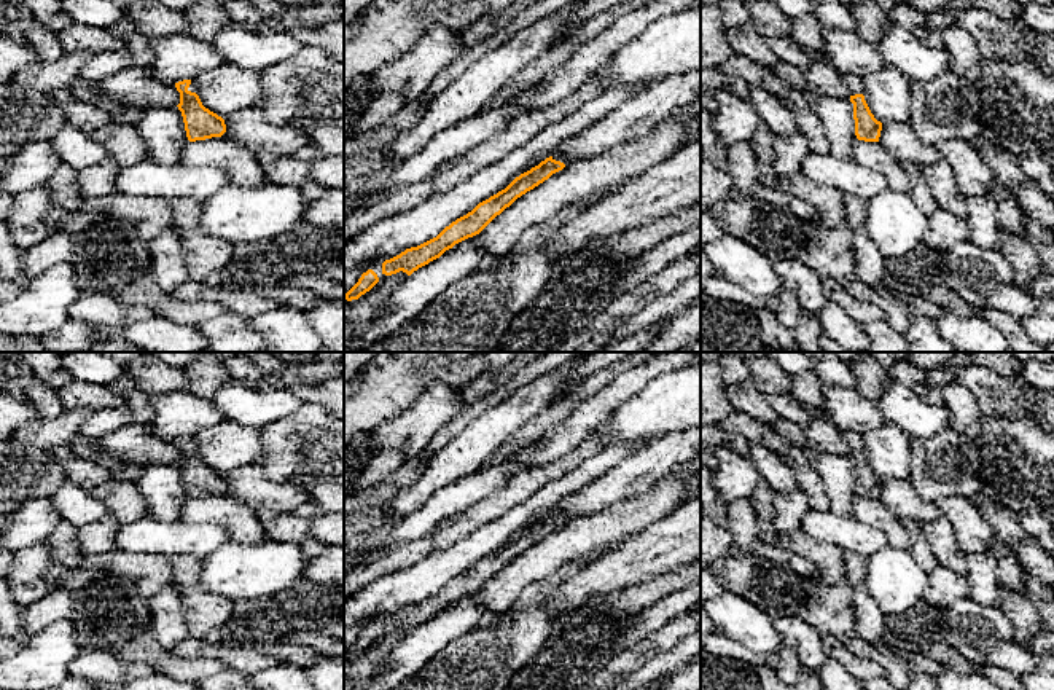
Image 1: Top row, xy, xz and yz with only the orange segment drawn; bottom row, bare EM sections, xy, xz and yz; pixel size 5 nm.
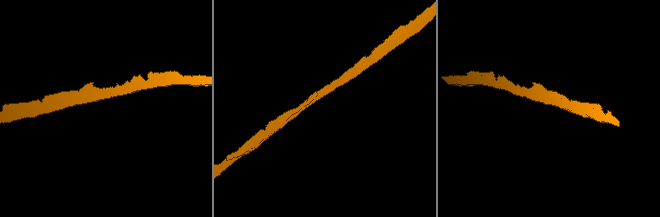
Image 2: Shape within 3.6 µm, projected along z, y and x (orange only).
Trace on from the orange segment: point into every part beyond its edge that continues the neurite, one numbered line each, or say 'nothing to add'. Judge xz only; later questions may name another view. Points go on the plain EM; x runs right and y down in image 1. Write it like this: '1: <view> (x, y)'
nothing to add

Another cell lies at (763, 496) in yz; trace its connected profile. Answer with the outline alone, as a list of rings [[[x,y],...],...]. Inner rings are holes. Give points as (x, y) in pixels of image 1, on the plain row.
[[[761,480],[761,483],[755,488],[750,502],[758,515],[759,523],[763,527],[769,527],[774,521],[774,491]]]

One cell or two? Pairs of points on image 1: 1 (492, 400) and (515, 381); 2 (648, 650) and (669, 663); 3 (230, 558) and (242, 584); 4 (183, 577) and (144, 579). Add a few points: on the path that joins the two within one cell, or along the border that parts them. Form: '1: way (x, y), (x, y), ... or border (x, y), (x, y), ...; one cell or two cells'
1: way (497, 395), (510, 386); one cell
2: border (683, 636), (672, 647), (655, 655), (631, 673); two cells
3: way (233, 564), (241, 577); one cell
4: border (169, 556), (174, 582); two cells

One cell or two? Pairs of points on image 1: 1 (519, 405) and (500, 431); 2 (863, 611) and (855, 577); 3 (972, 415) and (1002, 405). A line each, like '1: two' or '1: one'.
1: one
2: one
3: two

